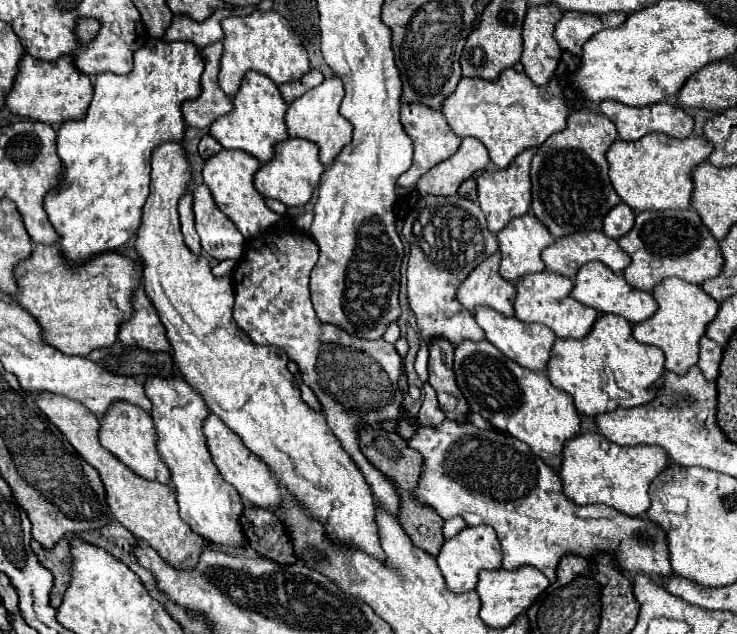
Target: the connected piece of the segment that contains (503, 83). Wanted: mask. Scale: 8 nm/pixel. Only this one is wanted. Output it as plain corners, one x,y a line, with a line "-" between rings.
506,69
494,81
462,77
456,91
444,99
440,111
458,137
480,139
498,169
508,167
526,147
540,147
552,133
562,131
568,117
560,89
538,87
524,73
514,69

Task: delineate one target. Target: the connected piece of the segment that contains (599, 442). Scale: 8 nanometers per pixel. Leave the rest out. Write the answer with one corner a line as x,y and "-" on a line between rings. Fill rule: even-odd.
578,433
564,443
564,459
558,469
562,493
576,505
602,503
616,511
636,517
650,507
648,485
666,467
668,459
660,447
634,445
622,447
606,439
602,433

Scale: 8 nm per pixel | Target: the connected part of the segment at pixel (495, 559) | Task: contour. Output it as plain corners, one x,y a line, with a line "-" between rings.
476,525
476,527
466,527
452,539
446,539
438,553
438,567
446,579
446,585
454,593
464,593
476,587
478,583
478,573
482,569
498,569
502,563
502,549
496,537
496,531
488,525

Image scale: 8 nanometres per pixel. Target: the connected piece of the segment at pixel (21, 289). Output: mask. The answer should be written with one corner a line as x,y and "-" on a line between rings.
34,245
32,255
14,267
18,293
12,299
36,319
36,323
40,325
40,331
42,331
40,335
44,343
56,347
66,355
84,357
92,349
112,347
112,343
116,341
120,323
128,319
132,313
130,297
140,283
140,273
142,273
140,269
134,269
134,261
114,251
102,253
80,267
68,267
66,261
60,257
60,249
56,245

